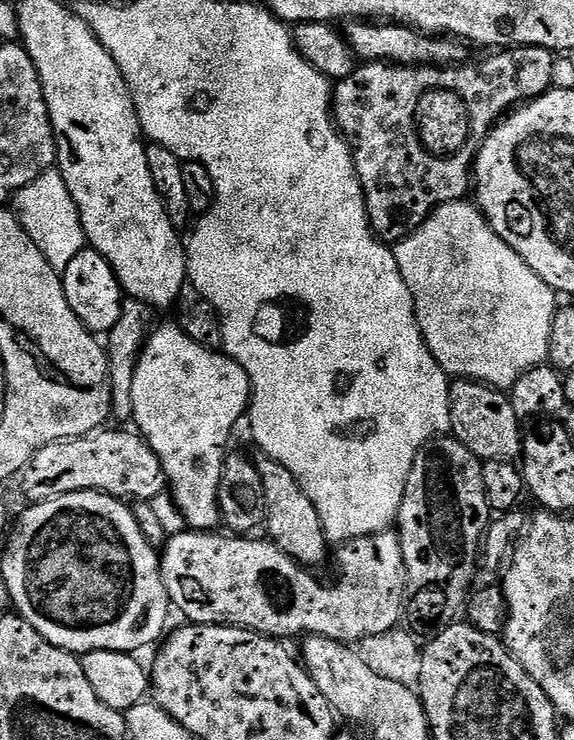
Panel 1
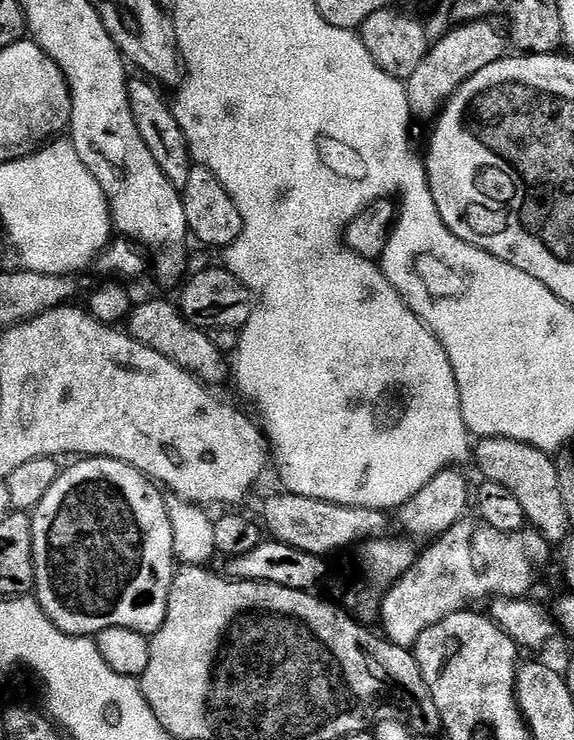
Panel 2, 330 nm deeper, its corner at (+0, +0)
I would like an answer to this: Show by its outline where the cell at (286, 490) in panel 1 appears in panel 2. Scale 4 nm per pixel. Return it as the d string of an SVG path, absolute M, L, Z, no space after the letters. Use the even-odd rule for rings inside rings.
M148 300L145 304L137 303L126 321L126 331L139 344L150 350L158 350L170 362L182 366L190 375L195 376L201 384L213 386L229 379L230 364L225 353L213 342L211 335L203 328L196 328L184 317L175 303L168 300Z

